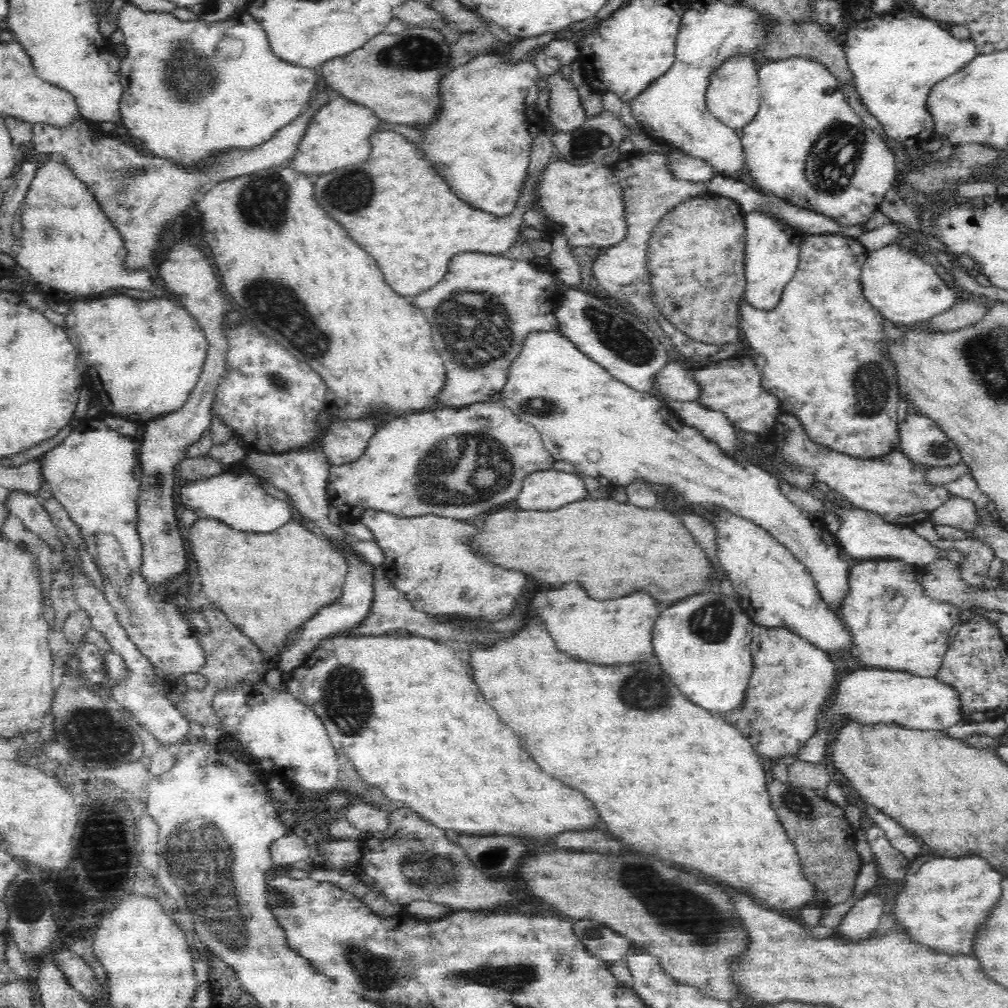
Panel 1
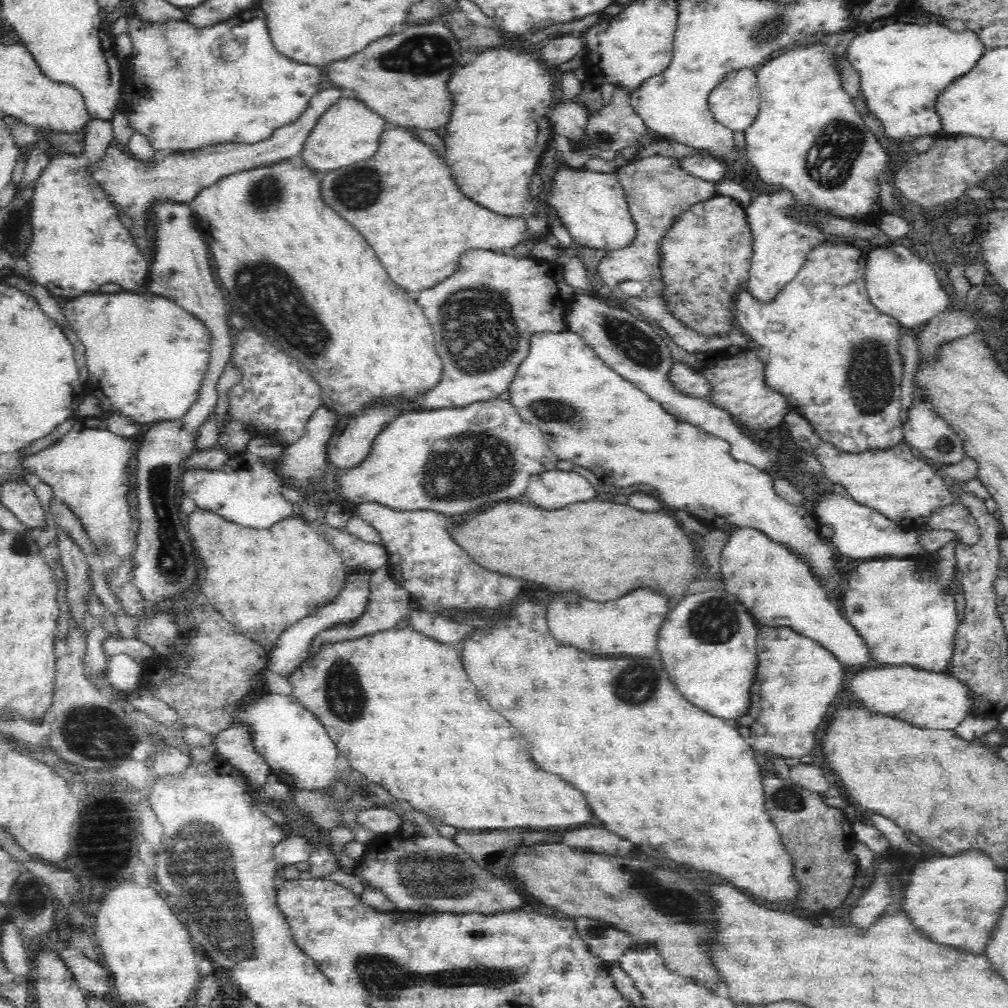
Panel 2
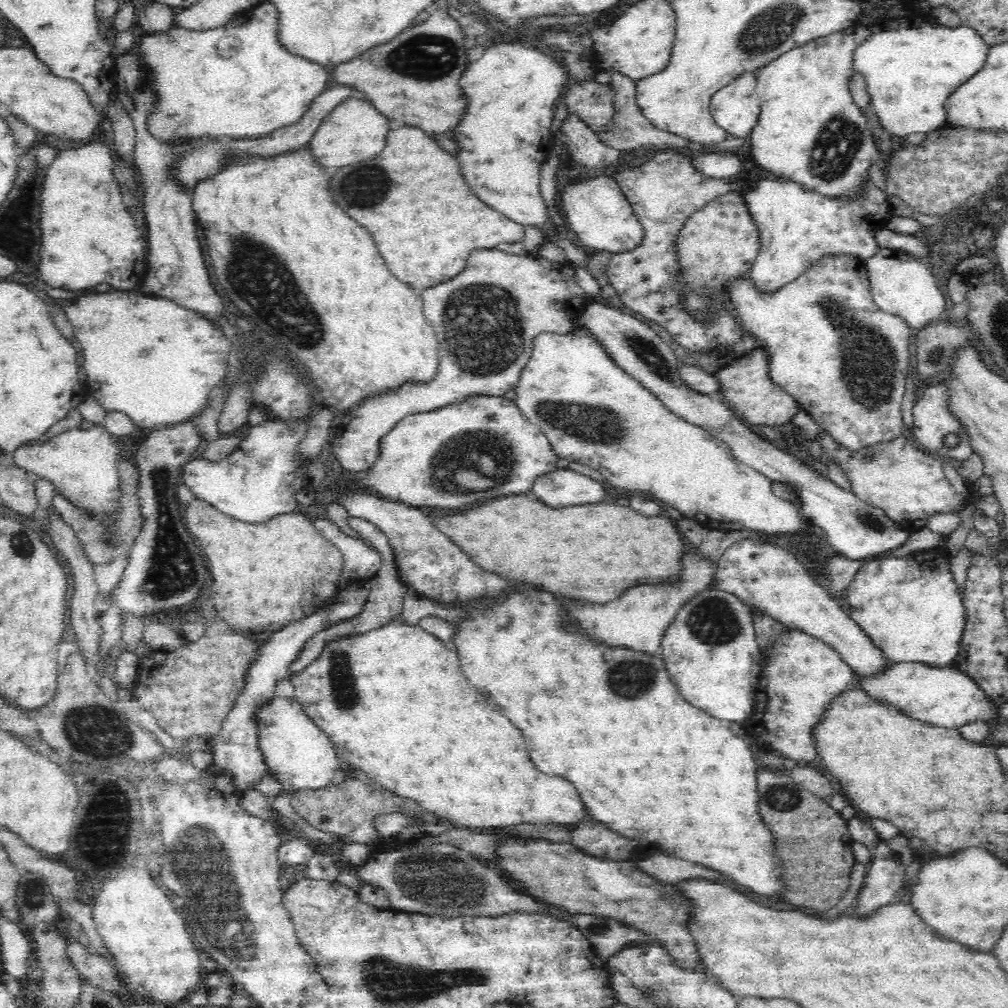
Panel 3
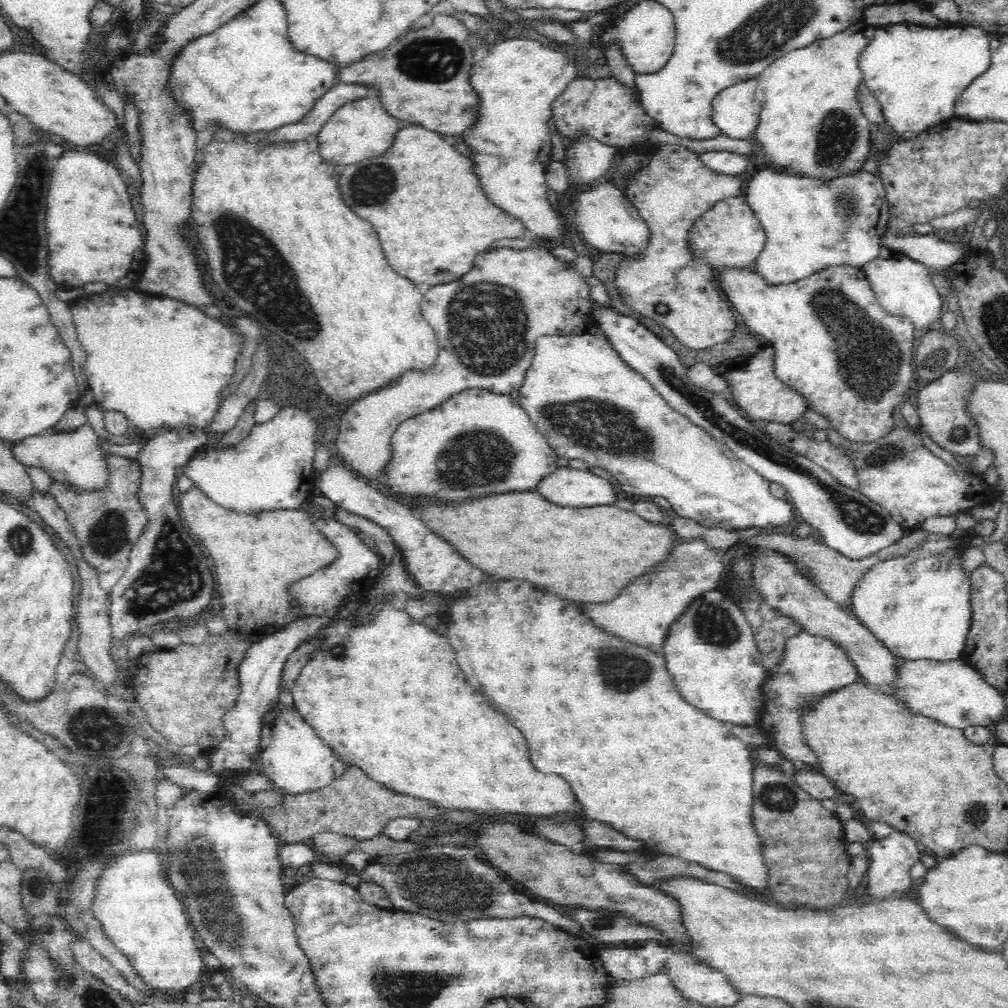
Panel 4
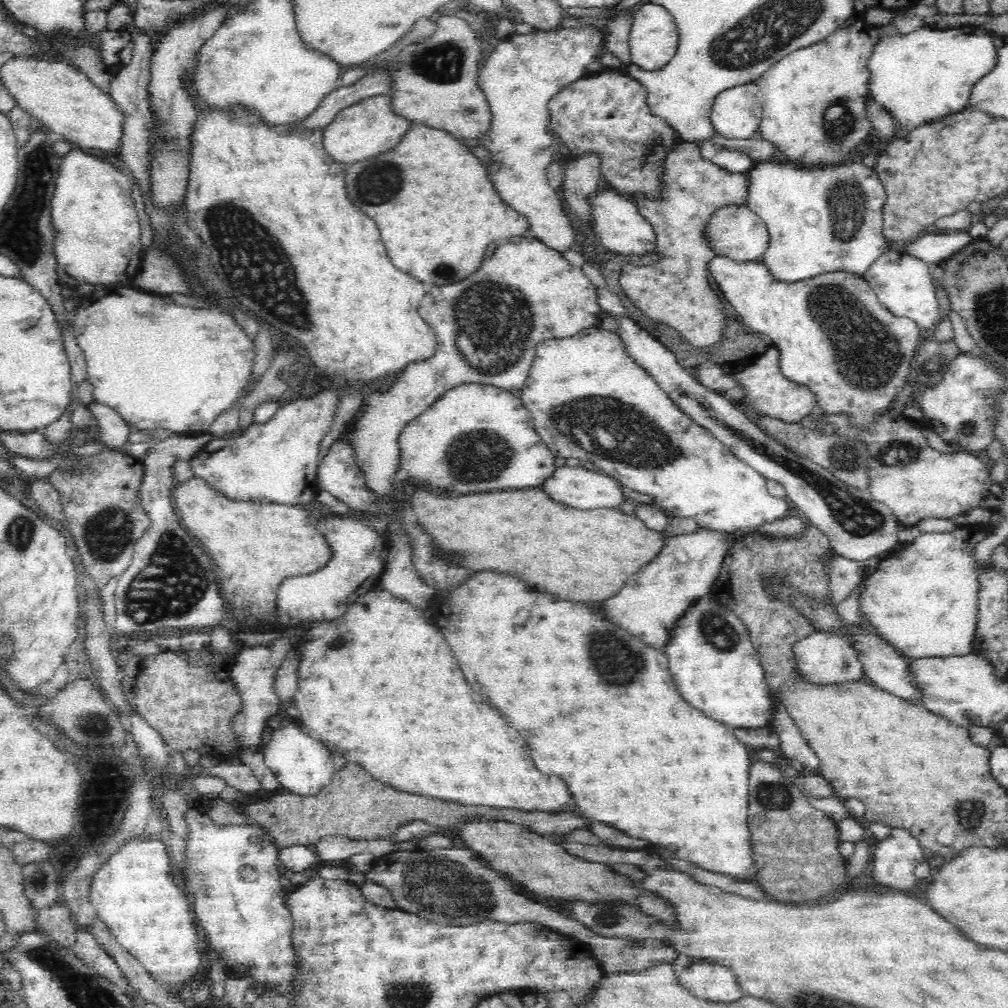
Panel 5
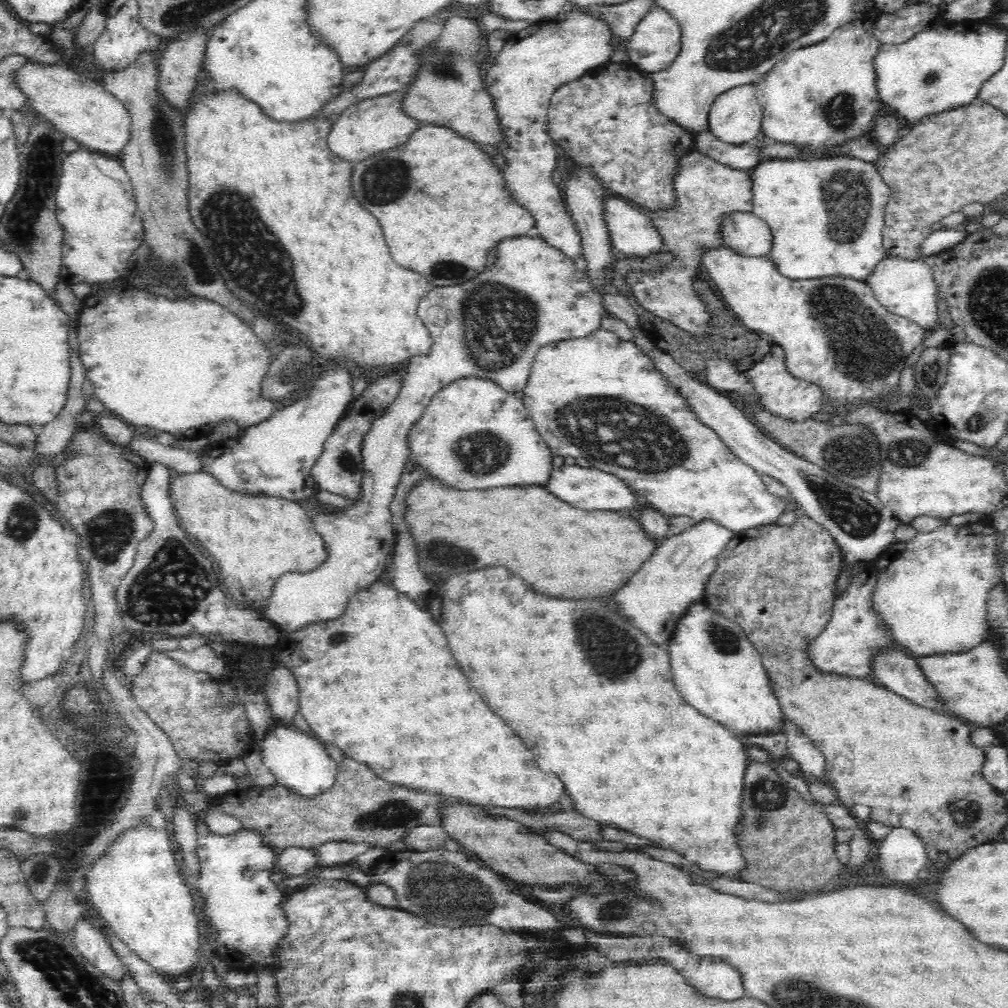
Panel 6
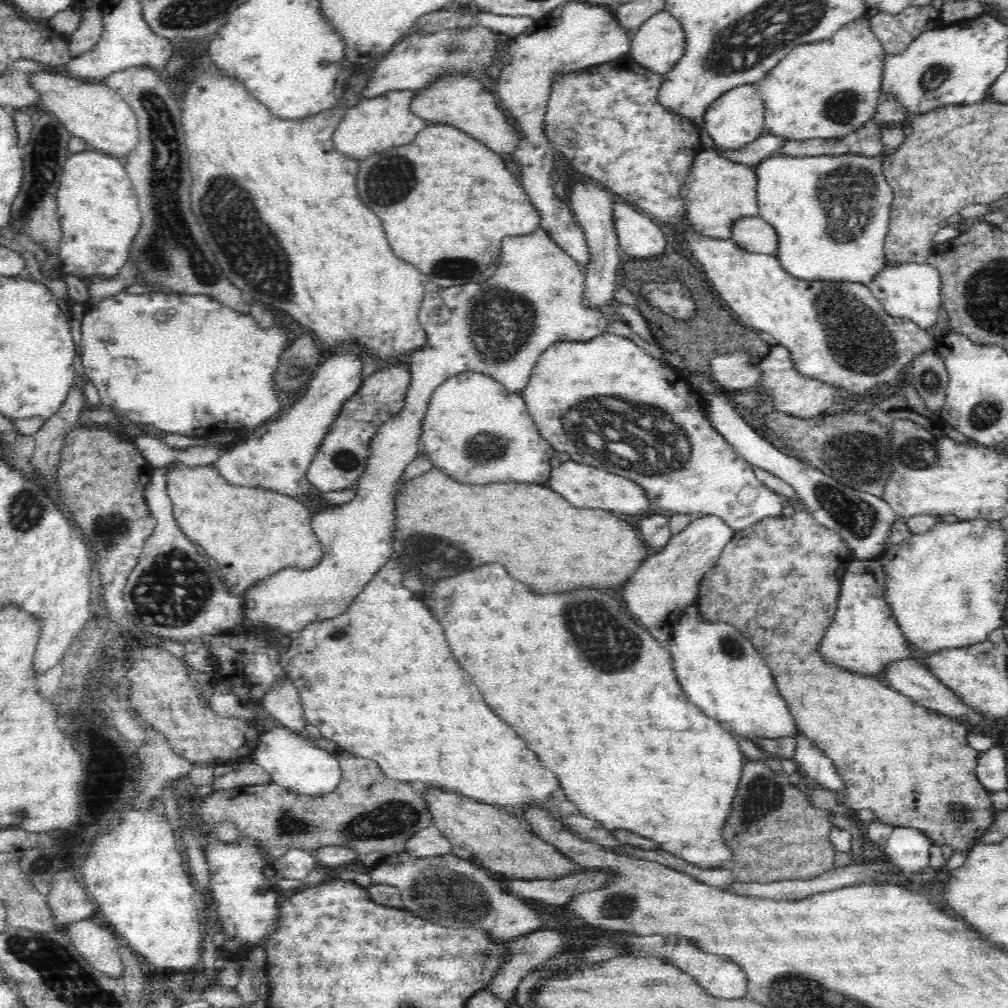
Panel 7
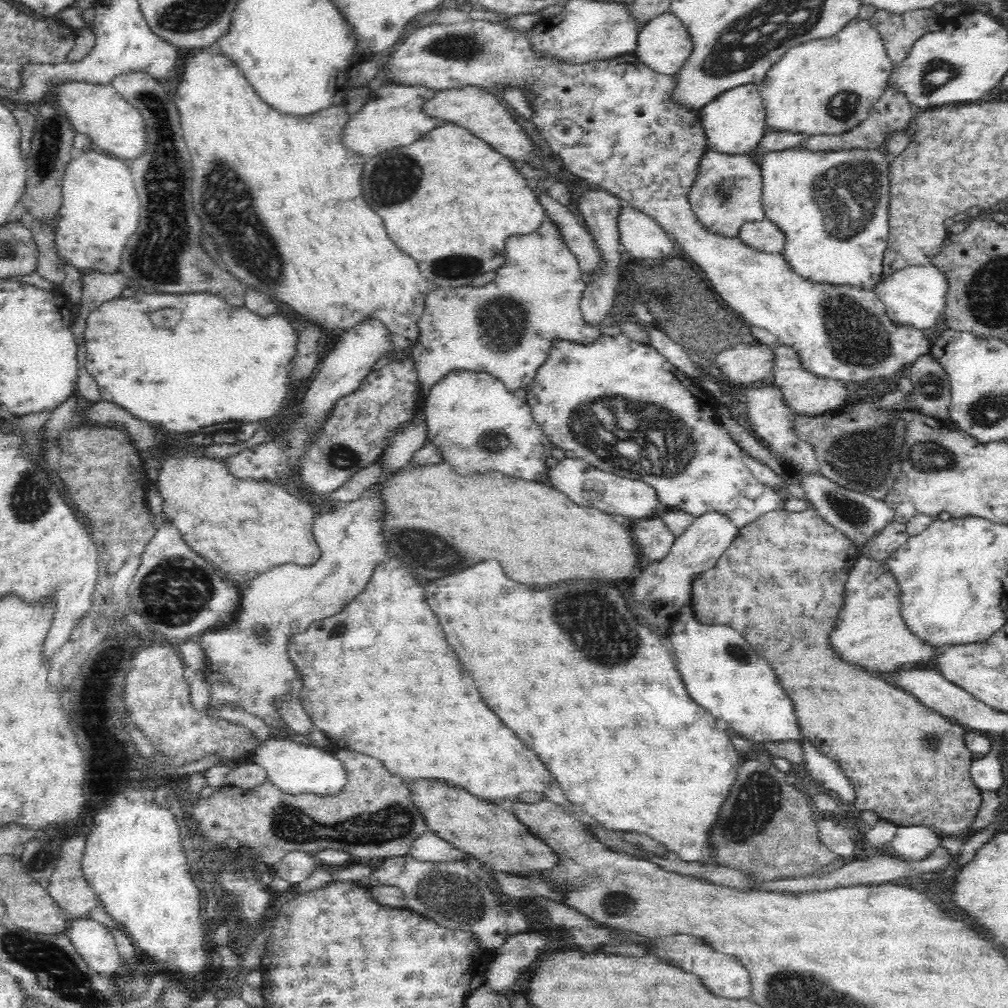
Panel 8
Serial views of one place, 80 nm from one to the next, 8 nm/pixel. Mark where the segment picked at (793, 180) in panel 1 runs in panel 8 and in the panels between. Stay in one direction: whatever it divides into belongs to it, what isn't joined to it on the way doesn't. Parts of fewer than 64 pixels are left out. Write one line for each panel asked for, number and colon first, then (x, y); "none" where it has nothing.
2: (807, 123)
3: (809, 130)
4: (811, 123)
5: (815, 101)
6: (824, 94)
7: (829, 88)
8: (826, 86)

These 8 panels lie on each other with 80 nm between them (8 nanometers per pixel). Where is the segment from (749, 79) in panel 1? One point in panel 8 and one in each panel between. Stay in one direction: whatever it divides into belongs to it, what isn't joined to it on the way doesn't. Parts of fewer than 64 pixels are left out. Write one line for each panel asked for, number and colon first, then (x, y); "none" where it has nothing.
2: (735, 103)
3: (736, 107)
4: (736, 111)
5: (736, 114)
6: (736, 117)
7: (735, 119)
8: (735, 122)

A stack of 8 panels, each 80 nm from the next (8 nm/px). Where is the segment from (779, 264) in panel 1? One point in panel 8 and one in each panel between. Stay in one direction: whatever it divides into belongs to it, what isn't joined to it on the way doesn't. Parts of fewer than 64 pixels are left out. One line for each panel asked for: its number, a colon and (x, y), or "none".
2: (785, 232)
3: (798, 227)
4: (811, 224)
5: (820, 220)
6: (827, 215)
7: (832, 213)
8: (832, 206)

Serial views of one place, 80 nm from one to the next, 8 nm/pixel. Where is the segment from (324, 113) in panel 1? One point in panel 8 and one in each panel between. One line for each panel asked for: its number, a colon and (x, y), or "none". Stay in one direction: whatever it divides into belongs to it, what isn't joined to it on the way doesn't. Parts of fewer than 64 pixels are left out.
2: (348, 132)
3: (355, 131)
4: (358, 130)
5: (370, 127)
6: (377, 124)
7: (377, 124)
8: (394, 117)

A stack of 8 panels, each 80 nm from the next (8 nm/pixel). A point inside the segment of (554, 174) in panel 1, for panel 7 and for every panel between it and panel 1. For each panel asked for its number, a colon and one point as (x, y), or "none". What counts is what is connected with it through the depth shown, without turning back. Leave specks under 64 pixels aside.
2: (592, 205)
3: (599, 216)
4: (607, 219)
5: (620, 227)
6: (632, 231)
7: (638, 235)

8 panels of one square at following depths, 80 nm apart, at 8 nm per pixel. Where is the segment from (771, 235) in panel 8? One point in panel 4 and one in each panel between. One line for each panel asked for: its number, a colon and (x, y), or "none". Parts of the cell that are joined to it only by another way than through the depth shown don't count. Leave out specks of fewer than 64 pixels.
4: (730, 234)
5: (738, 232)
6: (746, 233)
7: (754, 234)

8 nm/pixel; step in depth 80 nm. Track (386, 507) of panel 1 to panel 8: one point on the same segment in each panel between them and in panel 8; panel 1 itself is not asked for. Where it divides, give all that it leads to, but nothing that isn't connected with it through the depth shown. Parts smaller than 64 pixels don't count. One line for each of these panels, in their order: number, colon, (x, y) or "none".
2: (433, 460)
3: (434, 460)
4: (478, 442)
5: (476, 437)
6: (474, 434)
7: (476, 431)
8: (479, 425)

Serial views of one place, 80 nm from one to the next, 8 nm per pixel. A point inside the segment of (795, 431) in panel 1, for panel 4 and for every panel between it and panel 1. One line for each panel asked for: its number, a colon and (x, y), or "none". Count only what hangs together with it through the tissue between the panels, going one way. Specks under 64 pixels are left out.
2: (906, 488)
3: (898, 476)
4: (897, 471)

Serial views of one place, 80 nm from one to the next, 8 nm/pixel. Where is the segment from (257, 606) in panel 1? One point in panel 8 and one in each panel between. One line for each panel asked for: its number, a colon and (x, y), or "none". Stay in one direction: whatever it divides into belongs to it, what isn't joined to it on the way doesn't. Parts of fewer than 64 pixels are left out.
2: (261, 581)
3: (264, 575)
4: (255, 556)
5: (255, 545)
6: (255, 538)
7: (251, 531)
8: (200, 496)

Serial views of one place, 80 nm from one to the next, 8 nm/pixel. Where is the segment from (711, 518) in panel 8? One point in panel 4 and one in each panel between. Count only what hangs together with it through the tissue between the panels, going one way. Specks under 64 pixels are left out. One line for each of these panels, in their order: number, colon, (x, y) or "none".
4: (644, 611)
5: (649, 605)
6: (674, 577)
7: (665, 584)

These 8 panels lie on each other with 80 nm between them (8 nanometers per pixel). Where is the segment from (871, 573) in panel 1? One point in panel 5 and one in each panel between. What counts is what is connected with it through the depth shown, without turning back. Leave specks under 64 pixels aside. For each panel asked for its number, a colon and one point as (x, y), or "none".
2: (906, 616)
3: (911, 607)
4: (919, 605)
5: (924, 603)

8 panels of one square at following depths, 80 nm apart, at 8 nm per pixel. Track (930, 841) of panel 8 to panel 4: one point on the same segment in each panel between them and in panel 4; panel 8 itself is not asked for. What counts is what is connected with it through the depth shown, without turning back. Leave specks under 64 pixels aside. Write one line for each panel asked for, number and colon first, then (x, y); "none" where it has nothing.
4: (890, 859)
5: (895, 858)
6: (903, 854)
7: (908, 849)

